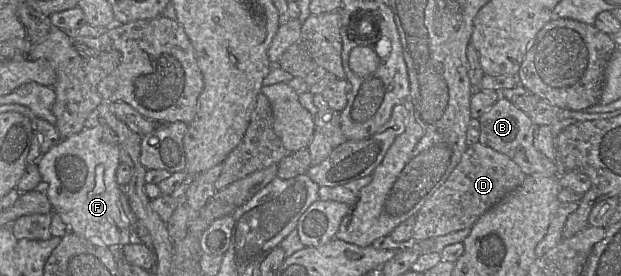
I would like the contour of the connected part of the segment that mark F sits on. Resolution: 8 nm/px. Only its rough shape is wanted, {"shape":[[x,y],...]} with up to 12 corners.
{"shape":[[84,127],[42,154],[46,196],[69,232],[119,249],[117,145]]}

